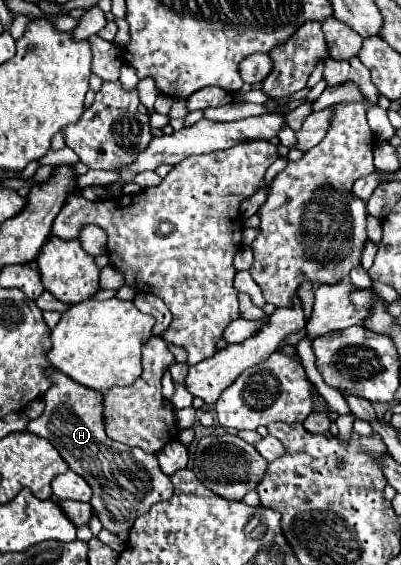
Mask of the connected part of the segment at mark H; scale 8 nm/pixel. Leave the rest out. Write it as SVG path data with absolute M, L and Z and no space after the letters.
M52 370L50 378L54 384L44 394L46 410L38 420L30 420L26 430L50 440L60 456L66 460L70 470L80 474L92 486L94 496L90 500L90 506L106 530L110 530L112 534L130 530L134 520L146 514L152 504L158 504L172 496L174 490L170 478L160 472L154 454L146 454L140 448L124 446L106 436L102 392L84 388L62 372Z

